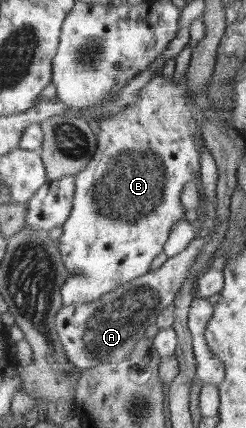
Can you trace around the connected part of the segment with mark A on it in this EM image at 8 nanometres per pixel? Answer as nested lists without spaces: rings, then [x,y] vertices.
[[[205,144],[199,148],[201,155],[201,176],[205,196],[207,196],[207,207],[205,207],[206,220],[203,227],[199,229],[197,237],[192,243],[177,256],[169,257],[157,270],[149,271],[145,276],[127,282],[110,294],[102,296],[101,300],[95,302],[95,316],[87,322],[87,332],[85,332],[85,346],[89,350],[89,356],[93,354],[99,365],[121,363],[128,361],[132,352],[138,347],[138,343],[145,337],[145,330],[157,322],[157,316],[172,304],[177,296],[181,285],[185,284],[191,266],[195,264],[197,254],[201,248],[207,244],[207,238],[211,238],[213,228],[215,228],[215,216],[217,216],[217,164],[210,158]]]

